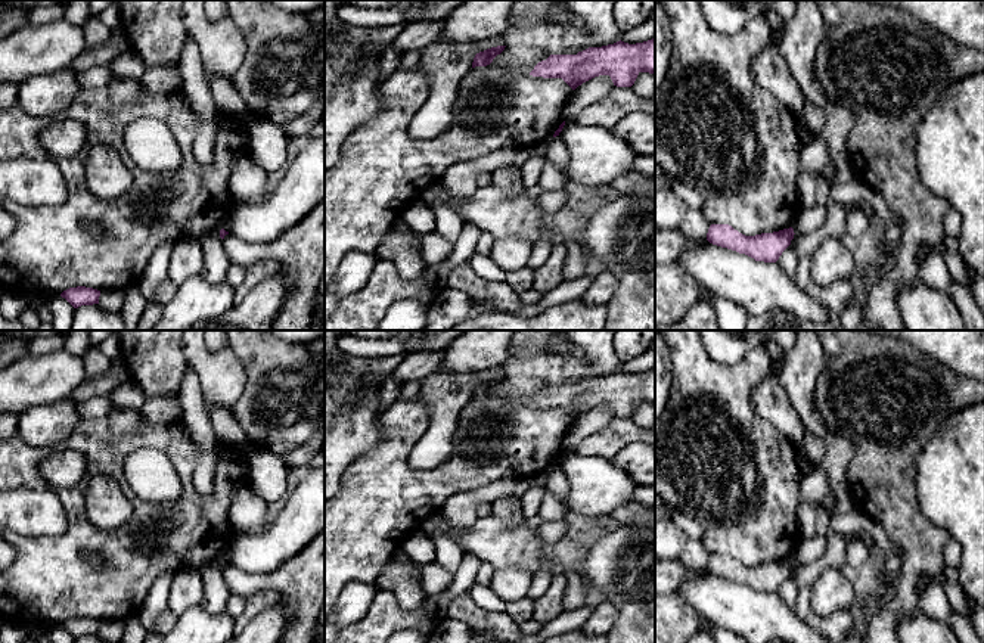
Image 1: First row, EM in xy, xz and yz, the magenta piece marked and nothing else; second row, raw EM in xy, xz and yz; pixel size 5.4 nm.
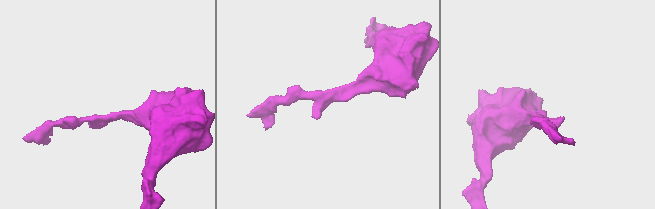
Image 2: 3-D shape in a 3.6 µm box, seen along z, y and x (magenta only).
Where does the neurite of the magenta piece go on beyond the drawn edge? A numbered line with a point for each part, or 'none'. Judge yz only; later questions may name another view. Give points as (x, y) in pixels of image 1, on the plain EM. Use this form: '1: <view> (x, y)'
none

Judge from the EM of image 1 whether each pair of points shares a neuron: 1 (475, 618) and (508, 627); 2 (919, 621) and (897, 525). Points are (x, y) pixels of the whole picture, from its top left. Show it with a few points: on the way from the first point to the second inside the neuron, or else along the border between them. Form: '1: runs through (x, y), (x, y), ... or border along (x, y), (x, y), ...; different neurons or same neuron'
1: runs through (483, 621), (500, 626); same neuron
2: border along (918, 608), (912, 615), (905, 615), (896, 627); different neurons

